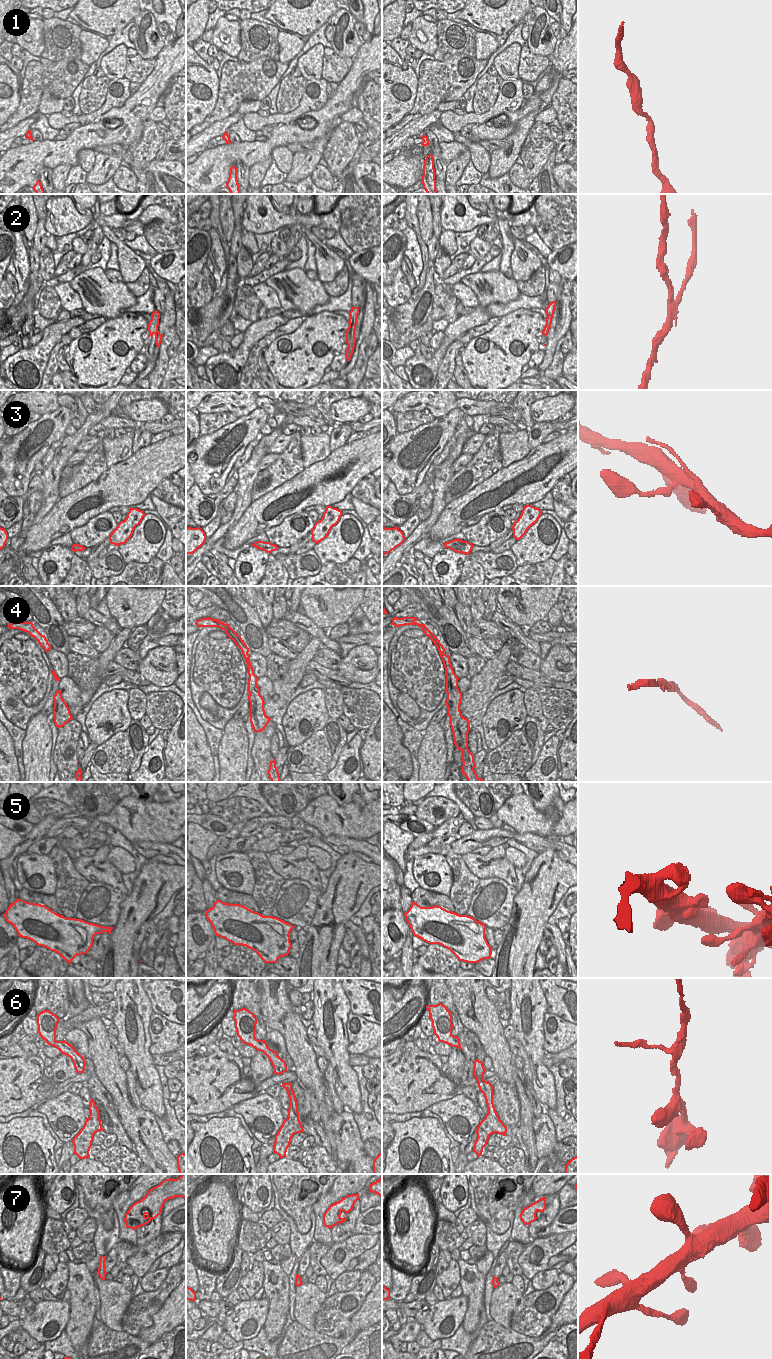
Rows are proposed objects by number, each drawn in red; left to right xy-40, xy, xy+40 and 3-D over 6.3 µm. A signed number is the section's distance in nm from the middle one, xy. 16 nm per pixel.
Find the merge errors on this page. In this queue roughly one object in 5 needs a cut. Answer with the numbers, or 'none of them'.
2, 3

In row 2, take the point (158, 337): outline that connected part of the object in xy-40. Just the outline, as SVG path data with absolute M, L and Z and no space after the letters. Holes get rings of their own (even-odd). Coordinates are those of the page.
M155 310L153 313L155 322L155 343L159 348L163 337L163 335L158 331L160 313L157 310Z

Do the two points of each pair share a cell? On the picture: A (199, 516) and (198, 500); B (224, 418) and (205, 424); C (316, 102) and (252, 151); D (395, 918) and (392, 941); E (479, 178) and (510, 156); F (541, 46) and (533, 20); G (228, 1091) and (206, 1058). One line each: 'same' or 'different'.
A: same
B: same
C: different
D: same
E: different
F: same
G: same

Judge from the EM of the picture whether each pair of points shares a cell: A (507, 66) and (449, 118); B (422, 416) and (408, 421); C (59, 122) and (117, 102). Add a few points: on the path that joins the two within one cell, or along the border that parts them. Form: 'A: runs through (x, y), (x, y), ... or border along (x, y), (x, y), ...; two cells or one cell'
A: border along (518, 77), (503, 80); two cells
B: runs through (419, 418), (411, 420); one cell
C: runs through (73, 119), (91, 118), (103, 109); one cell

